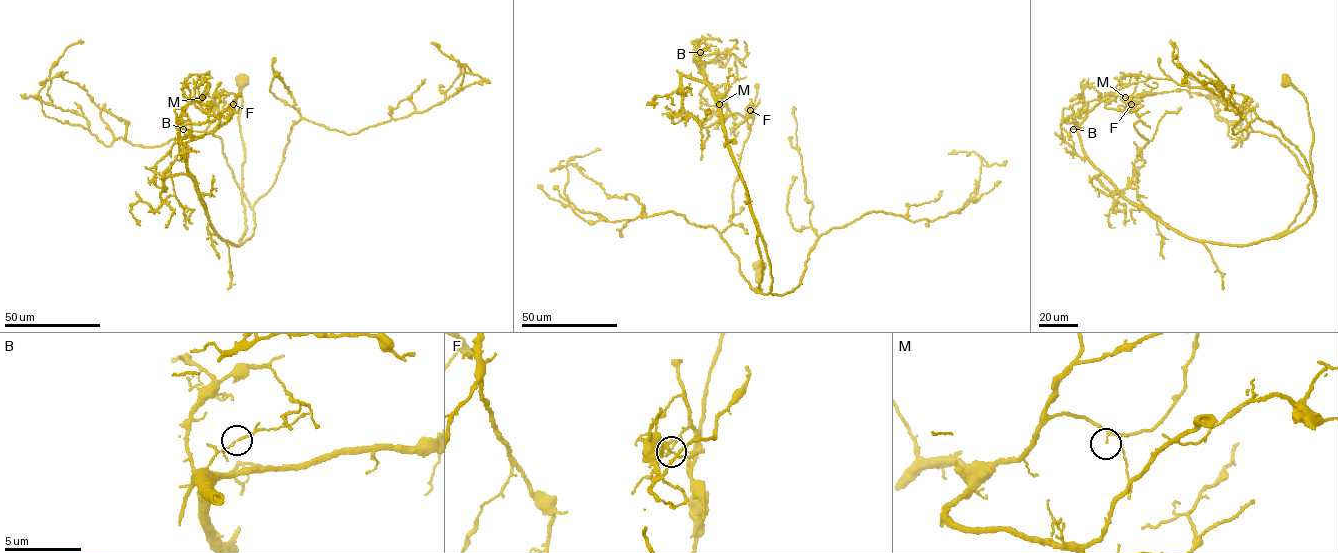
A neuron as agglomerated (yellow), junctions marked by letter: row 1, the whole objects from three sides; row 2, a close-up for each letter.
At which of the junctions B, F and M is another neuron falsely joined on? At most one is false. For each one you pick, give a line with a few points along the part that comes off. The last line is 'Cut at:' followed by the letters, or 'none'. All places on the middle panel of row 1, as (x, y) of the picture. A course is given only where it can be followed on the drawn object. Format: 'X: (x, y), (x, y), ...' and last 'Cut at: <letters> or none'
Cut at: F

